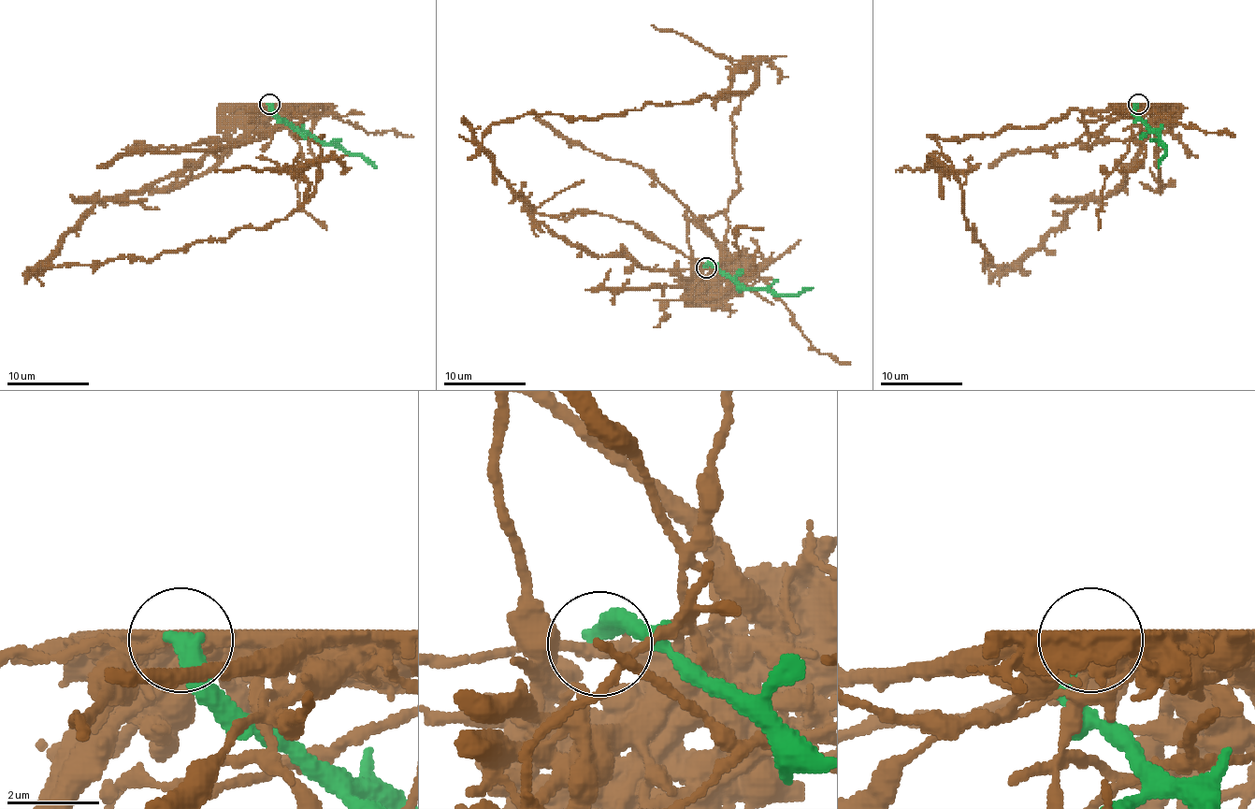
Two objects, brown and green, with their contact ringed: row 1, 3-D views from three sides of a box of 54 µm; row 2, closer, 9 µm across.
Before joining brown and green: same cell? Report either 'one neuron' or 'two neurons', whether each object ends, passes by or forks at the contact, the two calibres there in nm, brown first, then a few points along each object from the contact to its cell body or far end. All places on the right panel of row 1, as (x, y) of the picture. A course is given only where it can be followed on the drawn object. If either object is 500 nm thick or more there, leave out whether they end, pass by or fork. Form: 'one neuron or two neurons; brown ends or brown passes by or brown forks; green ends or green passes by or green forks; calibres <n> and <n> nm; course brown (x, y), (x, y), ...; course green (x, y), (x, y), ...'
two neurons; brown passes by; green ends; calibres 360 and 480 nm; course brown (1137, 104), (1147, 135), (1115, 191), (1084, 198), (1016, 261), (985, 265), (987, 251); course green (1137, 104), (1135, 114), (1159, 135), (1164, 153), (1159, 167)

